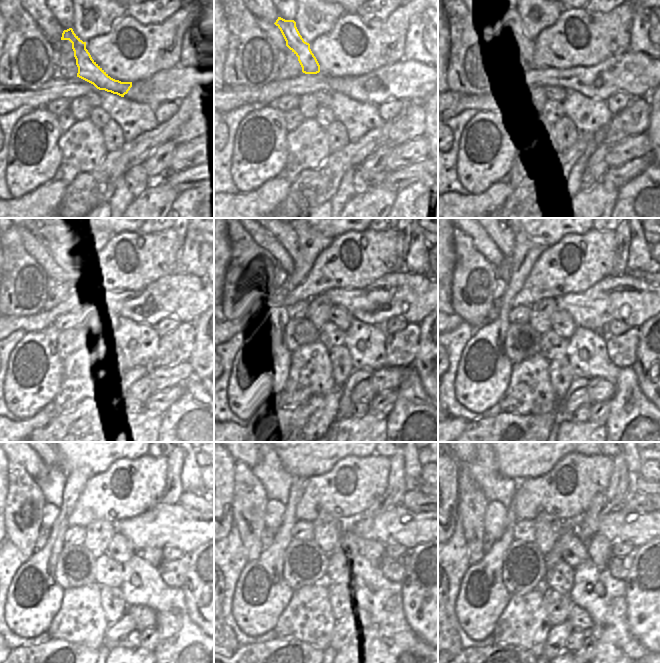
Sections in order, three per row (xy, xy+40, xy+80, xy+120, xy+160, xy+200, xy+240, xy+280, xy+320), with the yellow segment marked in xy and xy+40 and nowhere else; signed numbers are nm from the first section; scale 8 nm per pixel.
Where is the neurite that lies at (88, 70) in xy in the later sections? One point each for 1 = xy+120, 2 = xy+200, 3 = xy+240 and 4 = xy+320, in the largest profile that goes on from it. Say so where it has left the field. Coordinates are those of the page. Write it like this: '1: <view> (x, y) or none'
1: xy+120 (65, 262)
2: xy+200 (481, 240)
3: xy+240 (33, 464)
4: xy+320 (467, 462)

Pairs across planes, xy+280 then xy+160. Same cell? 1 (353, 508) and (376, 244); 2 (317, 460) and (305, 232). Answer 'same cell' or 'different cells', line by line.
1: same cell
2: different cells

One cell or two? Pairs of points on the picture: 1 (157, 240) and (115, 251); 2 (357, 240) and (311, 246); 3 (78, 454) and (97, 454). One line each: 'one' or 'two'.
1: one
2: two
3: one

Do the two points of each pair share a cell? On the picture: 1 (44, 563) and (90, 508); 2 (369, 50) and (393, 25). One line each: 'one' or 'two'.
1: two
2: one

